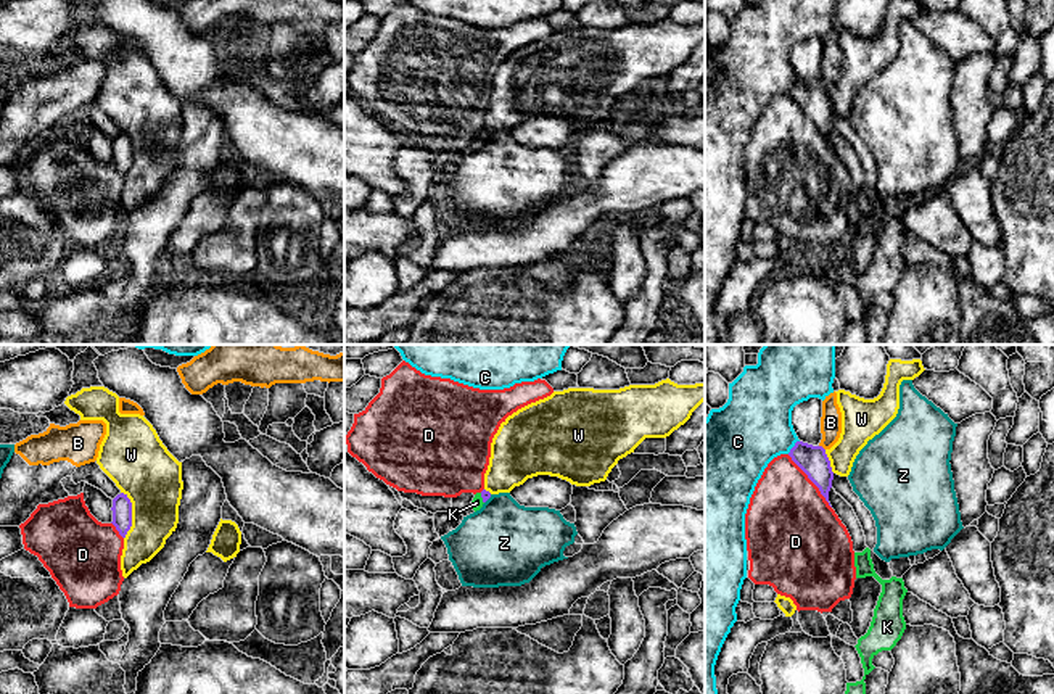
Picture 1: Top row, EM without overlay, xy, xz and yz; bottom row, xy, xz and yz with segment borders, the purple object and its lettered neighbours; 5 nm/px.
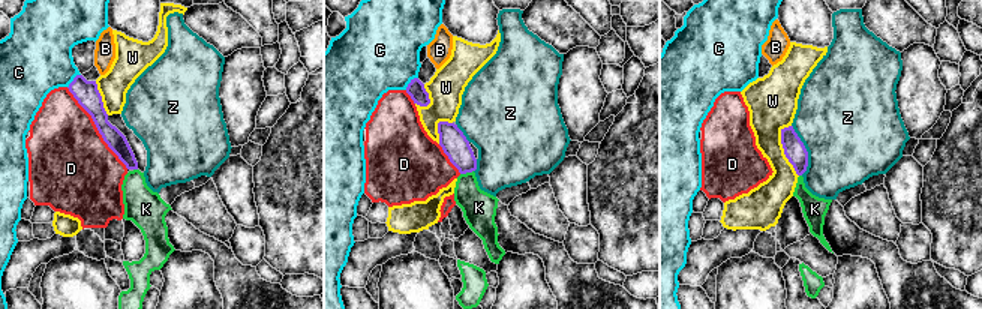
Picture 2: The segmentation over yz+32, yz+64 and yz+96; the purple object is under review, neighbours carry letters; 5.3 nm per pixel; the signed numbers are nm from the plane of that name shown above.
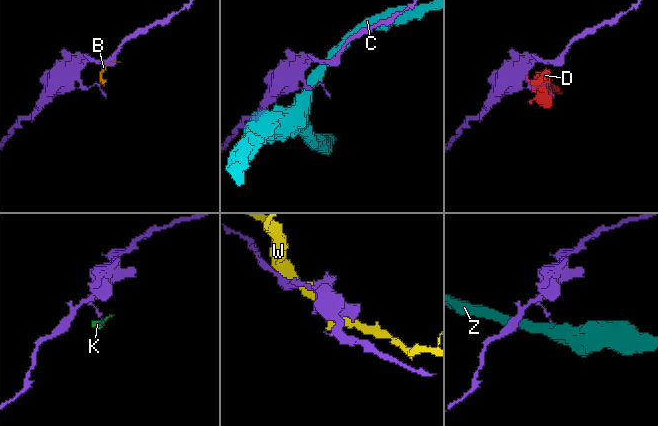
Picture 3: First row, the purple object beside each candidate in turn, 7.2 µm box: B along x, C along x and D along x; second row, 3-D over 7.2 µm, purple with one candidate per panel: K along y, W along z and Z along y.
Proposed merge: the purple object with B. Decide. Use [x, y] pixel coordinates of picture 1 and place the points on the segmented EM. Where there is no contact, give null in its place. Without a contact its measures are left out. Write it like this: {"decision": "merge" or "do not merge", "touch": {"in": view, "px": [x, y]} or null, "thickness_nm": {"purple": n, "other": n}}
{"decision": "do not merge", "touch": {"in": "yz", "px": [823, 448]}, "thickness_nm": {"purple": 150, "other": 110}}

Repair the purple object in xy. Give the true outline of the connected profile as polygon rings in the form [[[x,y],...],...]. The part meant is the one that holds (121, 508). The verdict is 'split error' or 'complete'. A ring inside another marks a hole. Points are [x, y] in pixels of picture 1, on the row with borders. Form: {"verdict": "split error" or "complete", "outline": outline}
{"verdict": "complete", "outline": [[[121,493],[113,499],[113,525],[119,531],[122,538],[126,538],[127,531],[132,527],[132,502],[127,494]]]}

